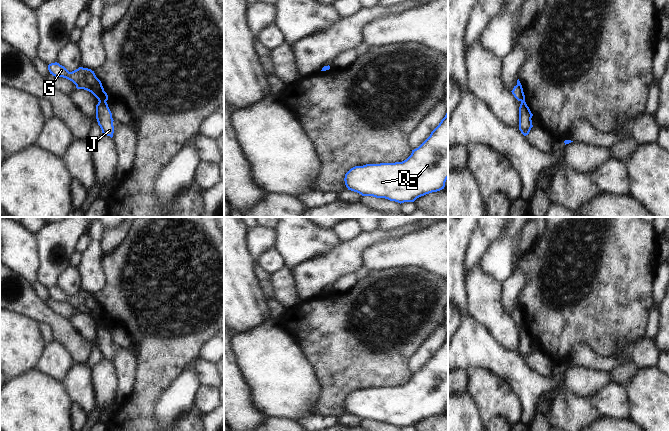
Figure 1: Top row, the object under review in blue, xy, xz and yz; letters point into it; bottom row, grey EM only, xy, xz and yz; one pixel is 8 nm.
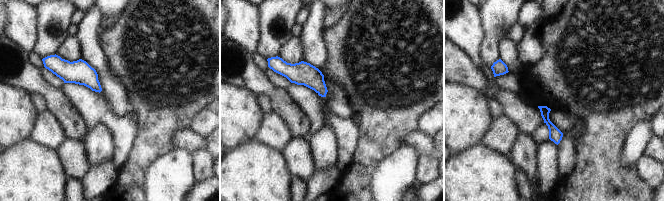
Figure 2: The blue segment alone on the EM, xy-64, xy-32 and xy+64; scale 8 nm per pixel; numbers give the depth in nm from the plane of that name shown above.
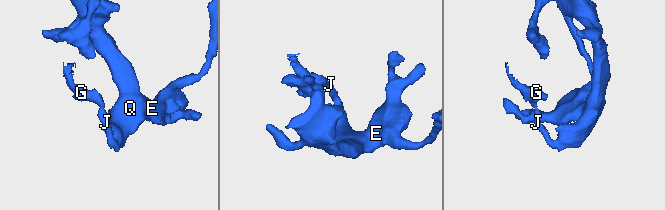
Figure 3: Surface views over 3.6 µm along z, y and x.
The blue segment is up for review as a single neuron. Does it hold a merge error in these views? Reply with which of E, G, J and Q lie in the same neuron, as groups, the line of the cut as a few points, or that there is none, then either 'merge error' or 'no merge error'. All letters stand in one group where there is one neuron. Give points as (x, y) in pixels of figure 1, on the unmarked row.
E J Q / G | xy (99, 324), (105, 325) | merge error

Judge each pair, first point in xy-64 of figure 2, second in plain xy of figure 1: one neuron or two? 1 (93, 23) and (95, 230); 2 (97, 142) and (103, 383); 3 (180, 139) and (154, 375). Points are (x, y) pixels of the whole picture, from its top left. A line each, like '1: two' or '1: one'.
1: one
2: one
3: two

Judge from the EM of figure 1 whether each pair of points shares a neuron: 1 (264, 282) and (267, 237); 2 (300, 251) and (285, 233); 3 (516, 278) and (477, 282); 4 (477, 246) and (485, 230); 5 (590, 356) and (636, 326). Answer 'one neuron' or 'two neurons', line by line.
1: one neuron
2: one neuron
3: two neurons
4: one neuron
5: two neurons

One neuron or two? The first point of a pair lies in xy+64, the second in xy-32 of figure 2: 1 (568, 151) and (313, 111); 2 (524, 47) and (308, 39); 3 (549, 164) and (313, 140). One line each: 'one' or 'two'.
1: one
2: one
3: one

